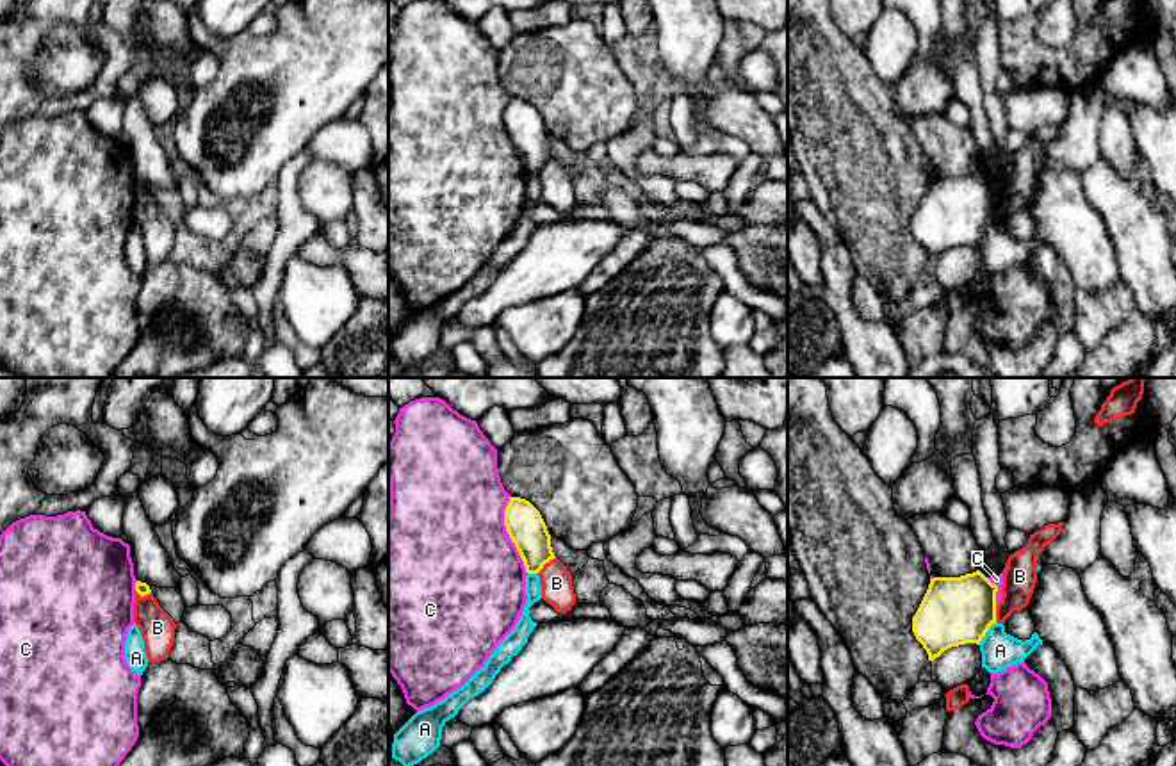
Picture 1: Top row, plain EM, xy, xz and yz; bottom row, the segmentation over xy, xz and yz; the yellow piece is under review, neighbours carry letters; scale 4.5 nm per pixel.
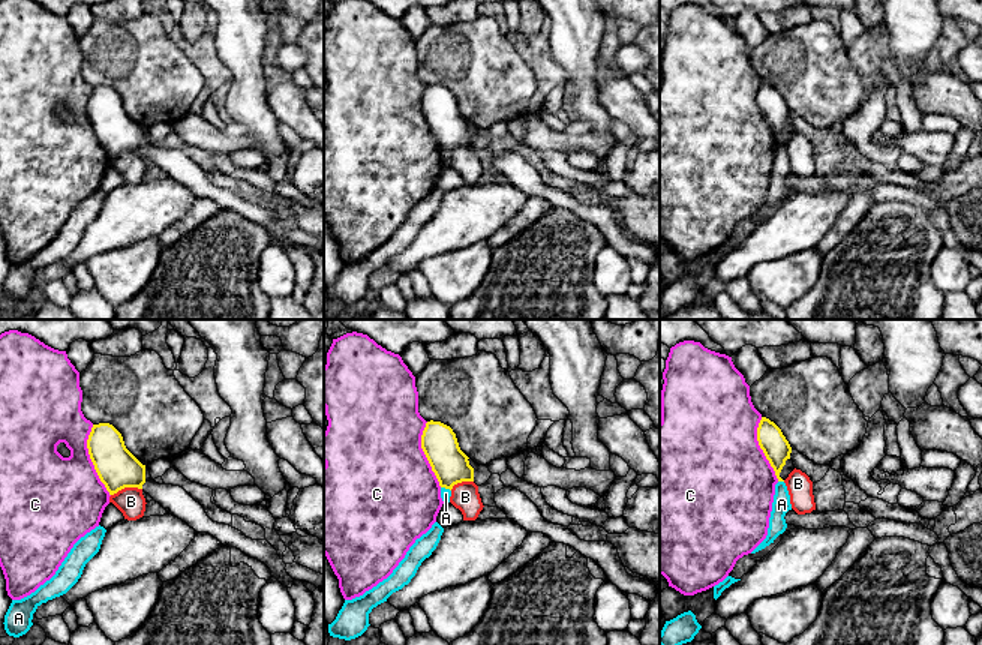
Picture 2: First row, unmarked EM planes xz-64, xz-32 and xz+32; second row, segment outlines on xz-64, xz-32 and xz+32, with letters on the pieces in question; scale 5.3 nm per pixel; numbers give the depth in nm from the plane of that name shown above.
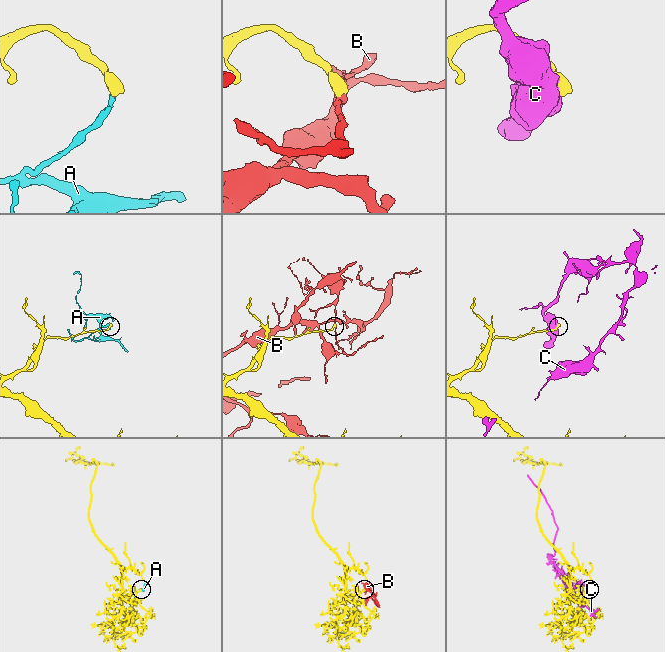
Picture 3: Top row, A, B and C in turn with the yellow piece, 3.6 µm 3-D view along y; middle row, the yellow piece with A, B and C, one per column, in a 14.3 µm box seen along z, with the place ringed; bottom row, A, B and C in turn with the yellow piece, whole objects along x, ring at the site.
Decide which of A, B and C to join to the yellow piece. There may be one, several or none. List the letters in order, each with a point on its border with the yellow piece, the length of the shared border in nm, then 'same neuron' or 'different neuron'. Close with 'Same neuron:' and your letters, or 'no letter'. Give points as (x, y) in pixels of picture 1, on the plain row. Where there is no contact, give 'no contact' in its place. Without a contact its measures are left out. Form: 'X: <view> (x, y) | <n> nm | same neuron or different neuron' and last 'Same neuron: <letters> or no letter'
A: yz (986, 232) | 130 nm | different neuron
B: xz (546, 162) | 120 nm | different neuron
C: xz (508, 134) | 360 nm | different neuron
Same neuron: no letter

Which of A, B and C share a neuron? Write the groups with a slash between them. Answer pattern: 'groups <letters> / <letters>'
groups A / B / C

